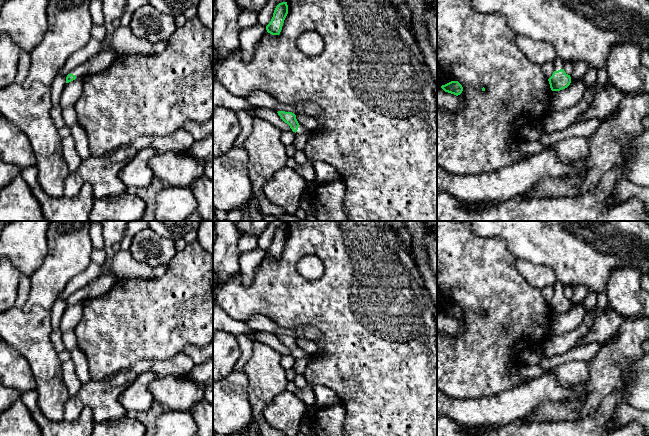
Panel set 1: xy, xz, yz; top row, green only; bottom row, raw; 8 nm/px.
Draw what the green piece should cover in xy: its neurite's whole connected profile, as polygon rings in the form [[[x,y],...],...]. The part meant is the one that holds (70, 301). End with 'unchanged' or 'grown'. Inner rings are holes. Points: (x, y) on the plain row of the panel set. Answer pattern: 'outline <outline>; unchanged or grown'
outline [[[115,275],[100,276],[92,280],[88,285],[77,290],[67,299],[66,307],[75,304],[77,301],[81,302],[83,300],[100,297],[106,294],[114,286],[117,280],[118,279]]]; grown

